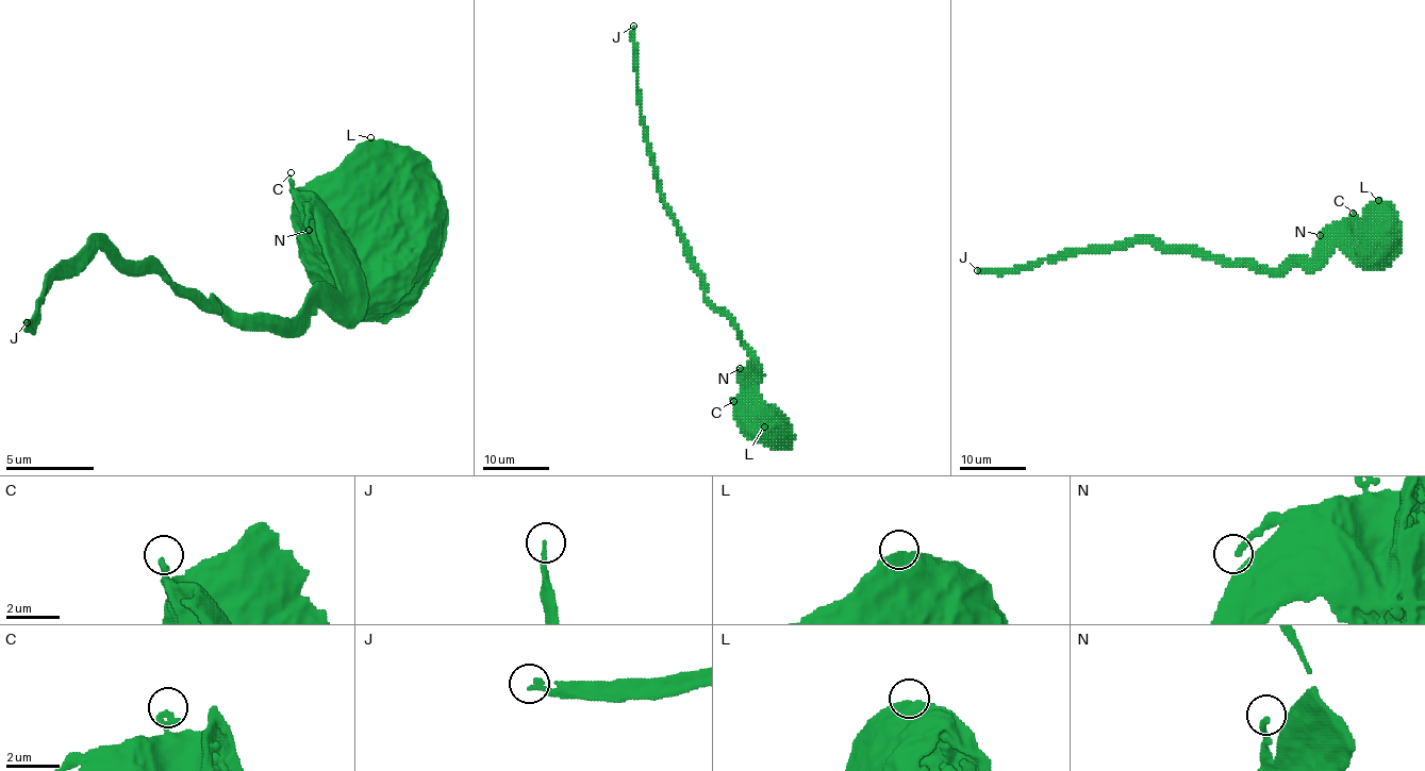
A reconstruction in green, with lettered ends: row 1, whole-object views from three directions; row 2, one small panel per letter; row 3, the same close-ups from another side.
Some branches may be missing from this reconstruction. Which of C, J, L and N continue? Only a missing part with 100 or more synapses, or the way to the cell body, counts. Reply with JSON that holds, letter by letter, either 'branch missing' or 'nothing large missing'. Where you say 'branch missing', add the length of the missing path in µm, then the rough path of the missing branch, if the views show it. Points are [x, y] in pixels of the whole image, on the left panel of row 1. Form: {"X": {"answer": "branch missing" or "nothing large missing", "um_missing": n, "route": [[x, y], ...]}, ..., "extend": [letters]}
{"C": {"answer": "nothing large missing"}, "J": {"answer": "branch missing", "um_missing": 120}, "L": {"answer": "nothing large missing"}, "N": {"answer": "nothing large missing"}, "extend": ["J"]}

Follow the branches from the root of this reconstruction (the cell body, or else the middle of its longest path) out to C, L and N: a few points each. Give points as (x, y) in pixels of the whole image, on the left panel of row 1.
C: (379, 244), (379, 261), (366, 261), (291, 186), (291, 172)
L: (379, 244), (379, 261), (370, 261), (366, 256), (366, 230), (379, 199), (379, 147), (370, 137)
N: (379, 244), (379, 261), (357, 261), (313, 217), (309, 221), (309, 230)

